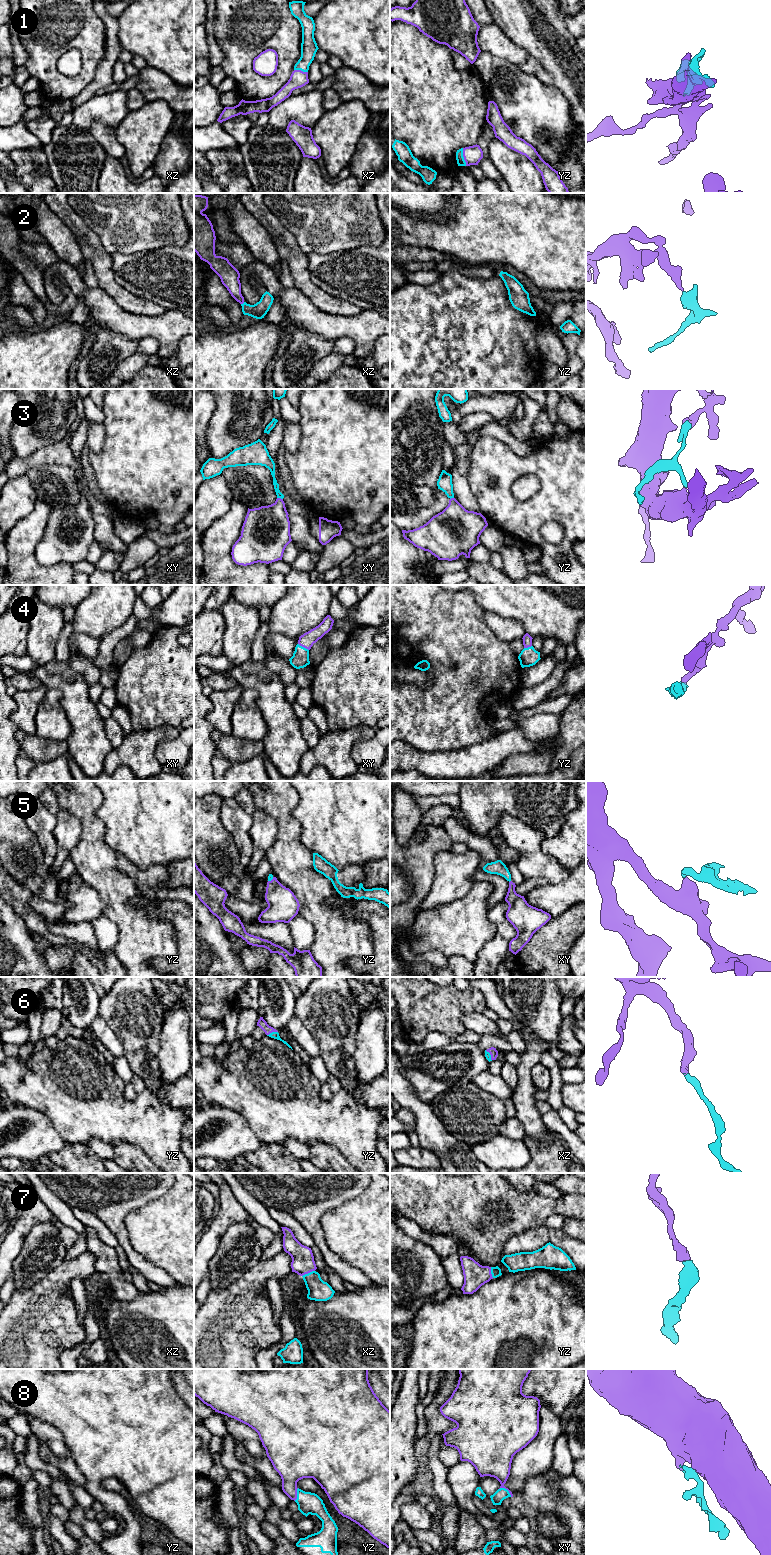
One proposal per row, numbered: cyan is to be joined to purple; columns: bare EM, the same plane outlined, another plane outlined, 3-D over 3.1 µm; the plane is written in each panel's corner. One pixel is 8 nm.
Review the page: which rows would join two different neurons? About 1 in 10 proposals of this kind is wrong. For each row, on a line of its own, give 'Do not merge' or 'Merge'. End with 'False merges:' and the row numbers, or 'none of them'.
1: Merge
2: Merge
3: Merge
4: Merge
5: Merge
6: Merge
7: Merge
8: Merge
False merges: none of them

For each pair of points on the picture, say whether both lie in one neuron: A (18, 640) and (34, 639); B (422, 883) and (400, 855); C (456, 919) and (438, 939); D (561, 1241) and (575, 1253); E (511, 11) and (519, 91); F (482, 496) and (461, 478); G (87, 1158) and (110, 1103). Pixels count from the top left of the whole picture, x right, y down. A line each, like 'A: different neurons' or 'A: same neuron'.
A: different neurons
B: same neuron
C: same neuron
D: same neuron
E: different neurons
F: different neurons
G: different neurons

